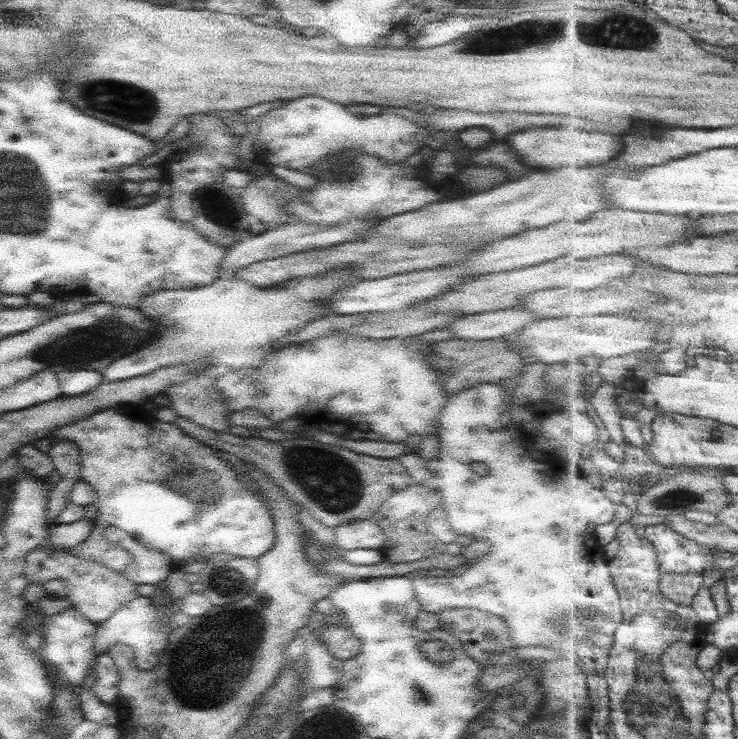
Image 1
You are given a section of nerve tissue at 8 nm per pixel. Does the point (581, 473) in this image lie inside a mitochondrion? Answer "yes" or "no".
no

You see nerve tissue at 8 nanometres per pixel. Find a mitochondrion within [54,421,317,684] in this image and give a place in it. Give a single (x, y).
(201, 494)

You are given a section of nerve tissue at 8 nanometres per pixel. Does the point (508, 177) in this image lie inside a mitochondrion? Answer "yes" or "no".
no

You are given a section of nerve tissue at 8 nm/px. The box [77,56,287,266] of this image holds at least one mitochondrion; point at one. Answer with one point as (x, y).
(141, 107)

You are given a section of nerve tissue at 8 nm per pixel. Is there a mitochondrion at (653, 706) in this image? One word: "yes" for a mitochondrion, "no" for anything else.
yes

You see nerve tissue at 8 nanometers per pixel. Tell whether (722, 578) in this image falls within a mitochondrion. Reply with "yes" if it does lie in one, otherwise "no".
no

